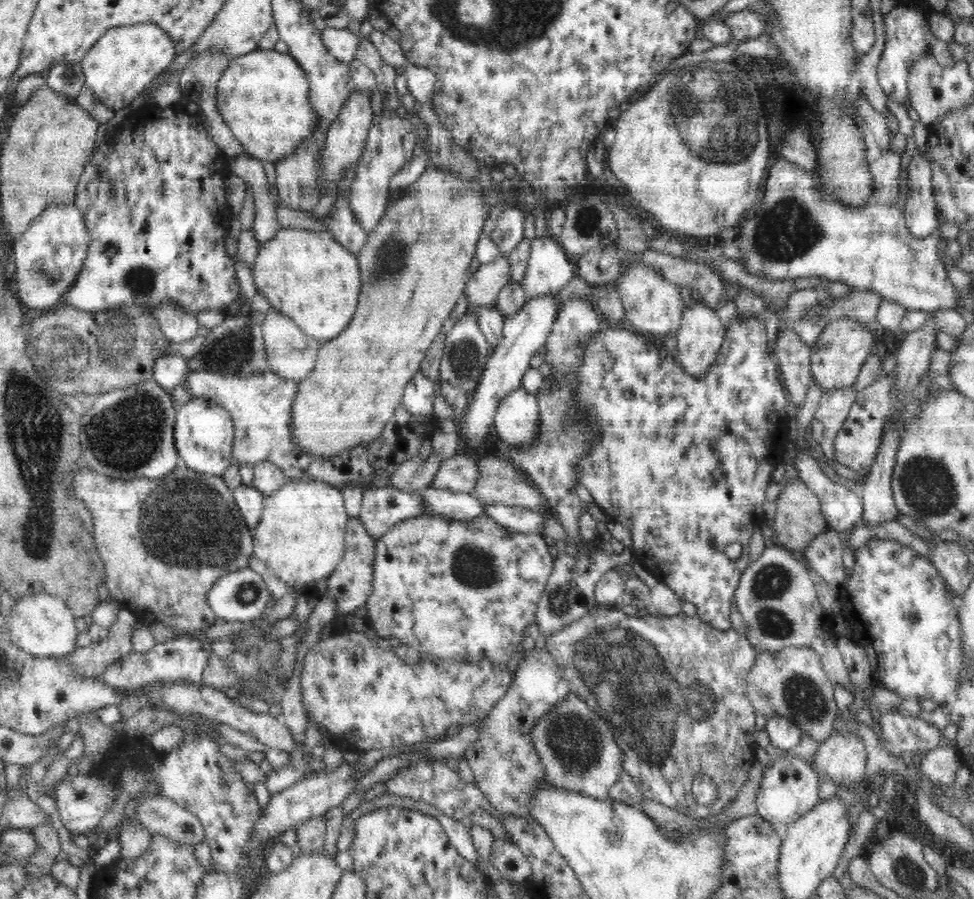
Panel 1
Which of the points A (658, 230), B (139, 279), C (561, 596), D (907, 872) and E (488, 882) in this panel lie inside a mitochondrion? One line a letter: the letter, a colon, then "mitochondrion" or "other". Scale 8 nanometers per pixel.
A: other
B: mitochondrion
C: mitochondrion
D: mitochondrion
E: other

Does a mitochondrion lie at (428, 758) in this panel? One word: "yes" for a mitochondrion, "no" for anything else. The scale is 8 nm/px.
no

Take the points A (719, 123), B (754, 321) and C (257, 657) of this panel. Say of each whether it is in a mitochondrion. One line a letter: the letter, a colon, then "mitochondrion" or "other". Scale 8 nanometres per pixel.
A: mitochondrion
B: other
C: mitochondrion

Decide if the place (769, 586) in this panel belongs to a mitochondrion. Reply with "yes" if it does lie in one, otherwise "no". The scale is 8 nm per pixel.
yes

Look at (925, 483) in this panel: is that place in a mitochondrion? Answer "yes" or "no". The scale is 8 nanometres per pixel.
yes

